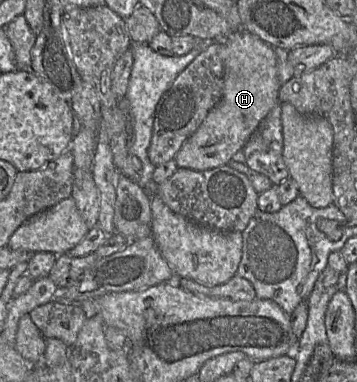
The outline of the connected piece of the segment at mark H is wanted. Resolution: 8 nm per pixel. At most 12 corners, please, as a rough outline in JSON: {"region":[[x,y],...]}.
{"region":[[222,42],[222,98],[176,153],[227,165],[279,102],[274,48]]}

